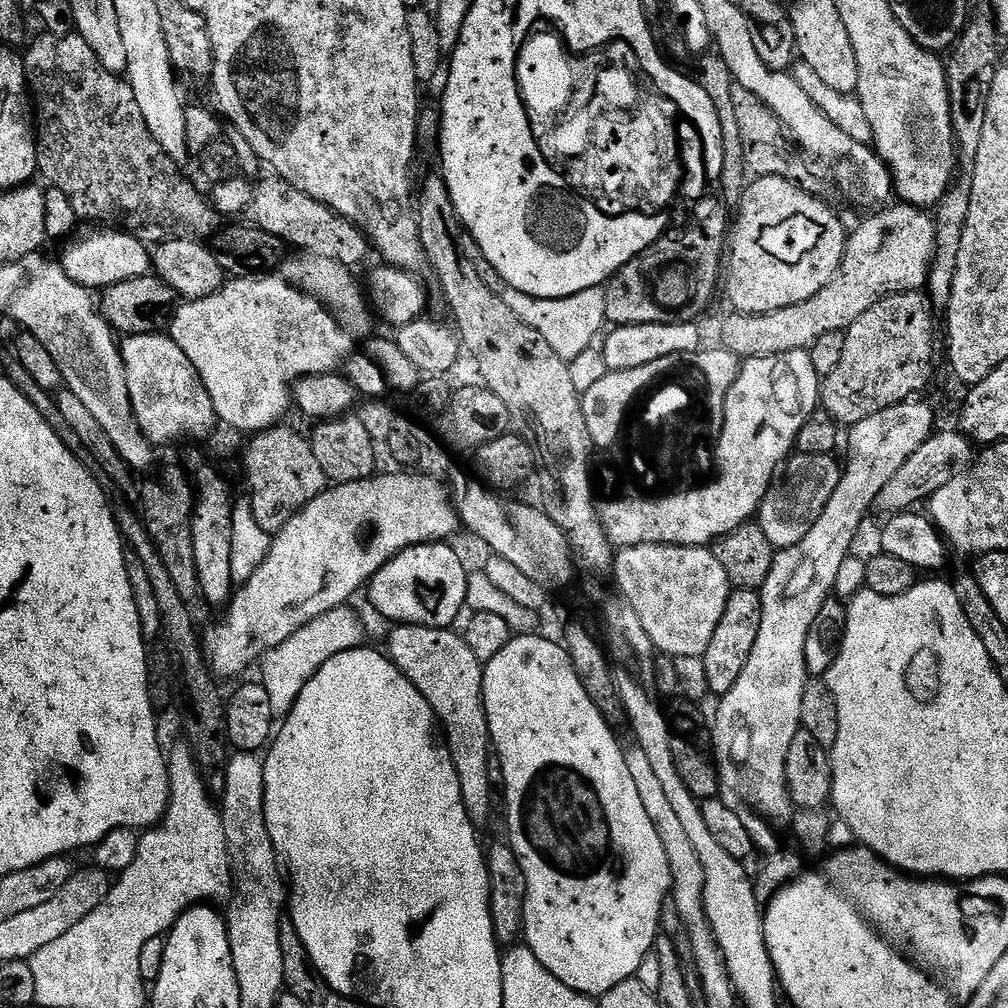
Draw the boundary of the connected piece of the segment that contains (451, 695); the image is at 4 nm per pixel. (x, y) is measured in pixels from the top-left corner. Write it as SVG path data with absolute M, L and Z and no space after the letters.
M401 624L393 629L388 636L386 655L394 666L398 666L402 675L410 678L410 682L414 682L422 698L430 702L432 712L442 725L442 736L450 750L454 770L458 770L458 786L462 786L462 802L472 823L483 826L492 812L492 772L494 776L493 761L492 764L488 761L490 737L484 709L484 664L478 658L474 658L474 650L470 650L470 646L459 631L446 628L419 628L417 624Z

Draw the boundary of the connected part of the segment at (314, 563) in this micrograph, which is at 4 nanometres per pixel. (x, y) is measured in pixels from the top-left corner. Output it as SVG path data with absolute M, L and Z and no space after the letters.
M393 470L389 476L377 474L370 480L359 480L358 482L346 482L345 484L332 484L324 489L322 494L318 494L318 498L314 498L307 504L301 512L294 514L294 518L290 518L290 522L286 522L286 526L282 526L282 530L275 533L271 537L268 553L262 562L262 566L258 566L258 570L254 570L252 576L247 577L243 581L244 584L235 589L234 595L226 605L228 613L224 616L221 624L216 624L213 628L203 629L202 643L204 649L204 657L207 660L208 667L214 677L221 681L228 680L231 676L236 676L239 672L244 672L263 652L271 653L277 648L281 648L286 641L294 634L298 634L310 622L314 622L319 616L325 616L327 612L332 612L335 608L343 608L349 603L348 599L355 594L356 591L363 589L365 585L371 581L374 574L378 574L378 570L382 570L382 566L386 566L386 562L390 562L398 555L399 552L405 552L406 549L412 548L416 544L430 544L433 542L448 542L453 538L452 535L456 531L461 531L462 525L460 517L456 515L456 505L450 499L450 492L447 487L444 488L432 476L408 476L407 471Z

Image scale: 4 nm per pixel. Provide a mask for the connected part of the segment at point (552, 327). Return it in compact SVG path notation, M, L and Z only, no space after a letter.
M600 285L582 290L581 293L564 299L536 299L532 295L522 294L520 290L505 287L501 293L503 301L522 322L541 334L554 352L564 361L570 363L584 350L593 347L594 338L600 328L605 327L607 289Z

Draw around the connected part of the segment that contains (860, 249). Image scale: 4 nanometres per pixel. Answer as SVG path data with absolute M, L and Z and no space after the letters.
M900 202L897 205L897 208L888 206L883 210L873 211L876 213L861 228L851 229L836 277L826 286L822 286L822 290L818 290L814 298L806 298L806 302L798 302L798 306L786 306L782 310L766 314L733 311L732 316L726 317L720 328L719 343L728 352L740 357L741 361L811 350L818 338L844 332L854 322L858 322L858 318L862 318L862 314L866 314L870 306L882 302L886 297L897 296L899 292L921 291L928 283L928 275L935 258L936 221L927 211L913 208L910 204Z

